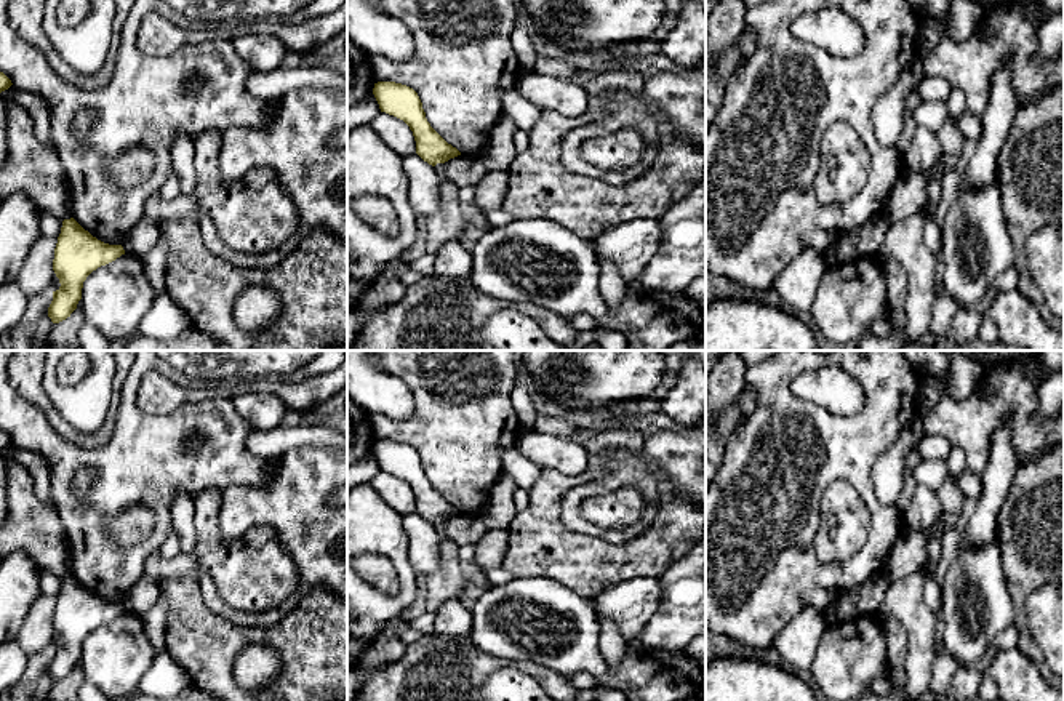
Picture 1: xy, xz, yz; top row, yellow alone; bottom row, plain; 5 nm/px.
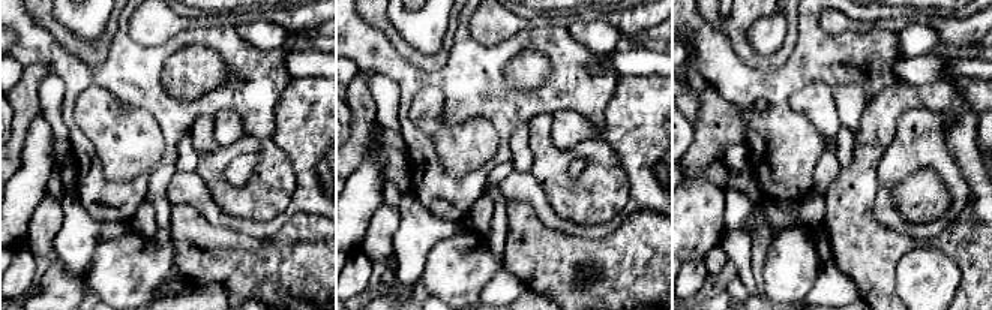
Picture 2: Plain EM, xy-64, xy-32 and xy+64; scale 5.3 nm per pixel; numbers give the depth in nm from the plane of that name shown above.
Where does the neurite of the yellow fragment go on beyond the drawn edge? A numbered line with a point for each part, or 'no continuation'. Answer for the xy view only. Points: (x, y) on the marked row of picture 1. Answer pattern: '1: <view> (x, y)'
no continuation

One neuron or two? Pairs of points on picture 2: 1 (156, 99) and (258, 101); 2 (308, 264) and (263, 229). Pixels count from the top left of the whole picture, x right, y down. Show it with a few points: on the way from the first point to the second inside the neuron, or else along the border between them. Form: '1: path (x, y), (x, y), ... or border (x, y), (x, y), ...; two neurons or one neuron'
1: path (182, 108), (201, 107), (213, 101), (233, 101); one neuron
2: border (299, 213), (264, 238), (249, 238), (237, 232); two neurons

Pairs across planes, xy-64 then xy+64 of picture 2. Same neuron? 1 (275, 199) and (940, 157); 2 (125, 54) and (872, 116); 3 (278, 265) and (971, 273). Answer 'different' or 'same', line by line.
1: different
2: different
3: same

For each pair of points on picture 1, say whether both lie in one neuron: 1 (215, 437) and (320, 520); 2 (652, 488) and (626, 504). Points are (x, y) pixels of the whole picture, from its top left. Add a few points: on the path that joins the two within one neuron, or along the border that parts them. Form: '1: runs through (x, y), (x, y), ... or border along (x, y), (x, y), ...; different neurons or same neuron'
1: border along (277, 479), (268, 485), (236, 485); different neurons
2: border along (604, 493), (634, 485), (647, 506); different neurons

